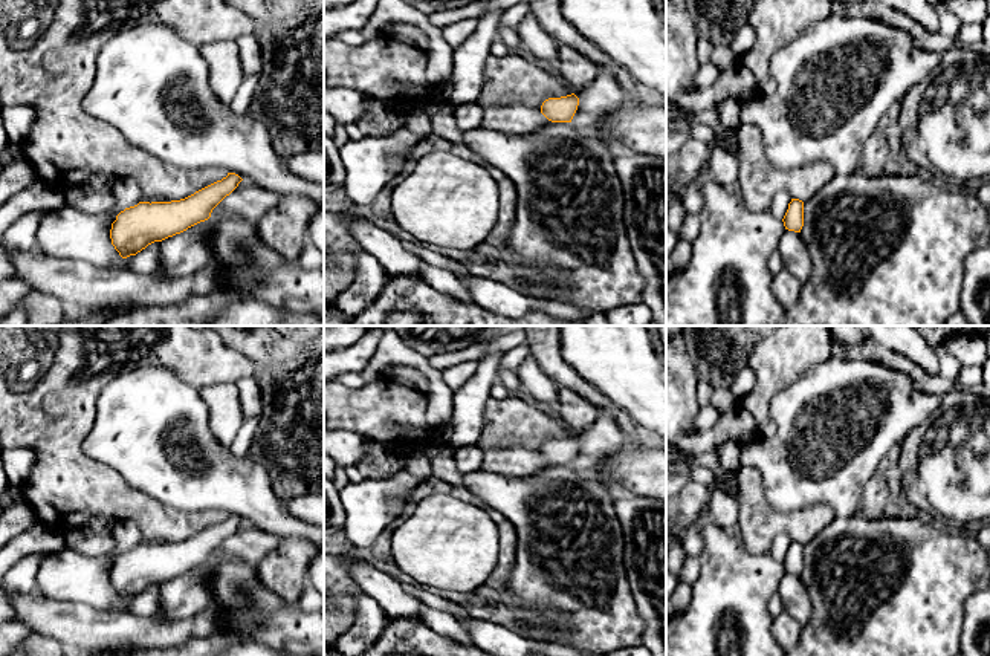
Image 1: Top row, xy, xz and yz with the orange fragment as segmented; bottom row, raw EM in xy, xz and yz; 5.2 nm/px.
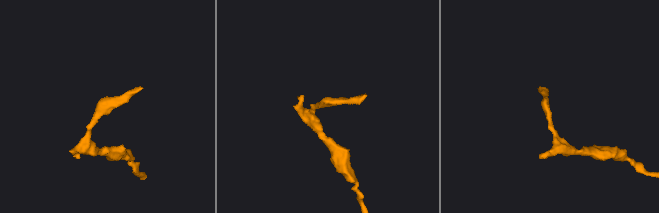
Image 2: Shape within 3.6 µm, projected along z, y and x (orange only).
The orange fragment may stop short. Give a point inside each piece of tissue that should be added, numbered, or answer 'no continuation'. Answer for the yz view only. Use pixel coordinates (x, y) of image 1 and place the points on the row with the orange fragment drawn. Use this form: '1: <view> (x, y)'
1: yz (727, 282)

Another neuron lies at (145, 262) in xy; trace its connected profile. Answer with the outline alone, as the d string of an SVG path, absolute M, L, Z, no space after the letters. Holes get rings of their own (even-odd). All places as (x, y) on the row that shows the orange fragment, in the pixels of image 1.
M154 242L131 258L128 271L148 275L157 272L159 266L160 242Z

